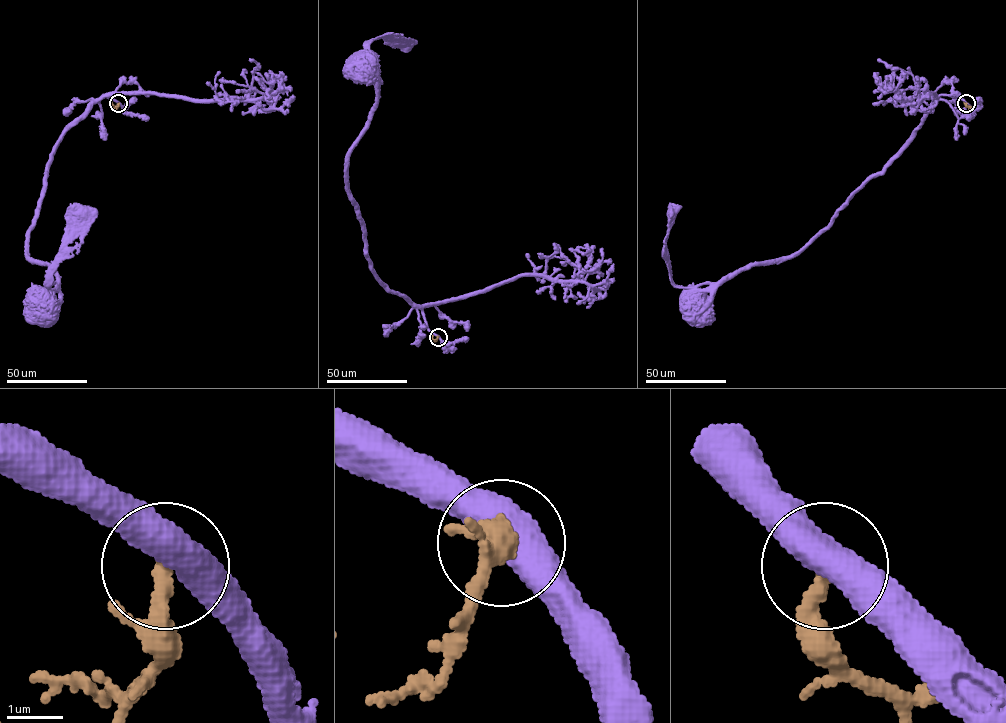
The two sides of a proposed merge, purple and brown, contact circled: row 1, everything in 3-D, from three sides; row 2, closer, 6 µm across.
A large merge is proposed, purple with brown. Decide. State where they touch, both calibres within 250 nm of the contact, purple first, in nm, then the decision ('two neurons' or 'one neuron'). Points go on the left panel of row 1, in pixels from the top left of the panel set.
at (118, 103); 550 nm thick on the purple side, 280 nm on the other; two neurons

